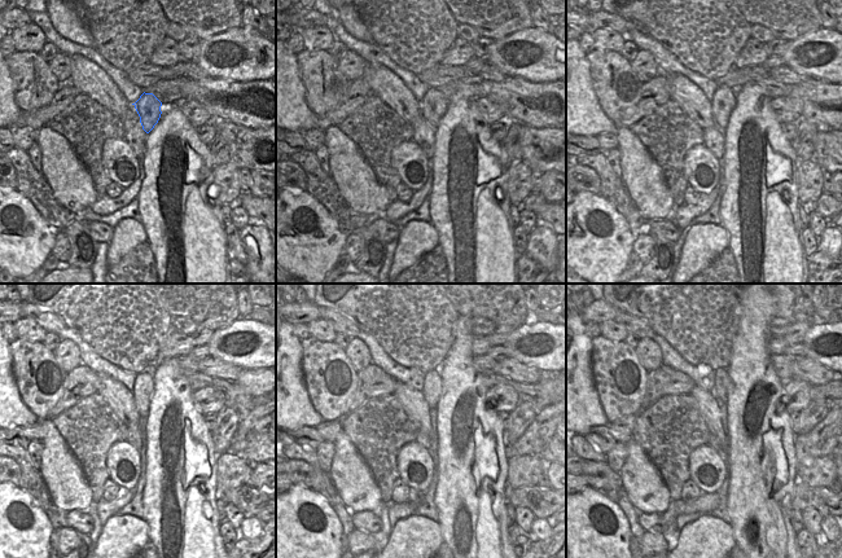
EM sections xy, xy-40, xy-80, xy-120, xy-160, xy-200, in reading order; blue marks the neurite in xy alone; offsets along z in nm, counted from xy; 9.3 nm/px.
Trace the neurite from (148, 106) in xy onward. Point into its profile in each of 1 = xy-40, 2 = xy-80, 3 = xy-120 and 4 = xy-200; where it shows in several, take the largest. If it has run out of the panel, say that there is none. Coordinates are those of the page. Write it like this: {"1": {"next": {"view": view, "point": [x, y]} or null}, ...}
{"1": {"next": {"view": "xy-40", "point": [433, 106]}}, "2": {"next": {"view": "xy-80", "point": [724, 99]}}, "3": {"next": {"view": "xy-120", "point": [143, 390]}}, "4": {"next": {"view": "xy-200", "point": [722, 381]}}}

